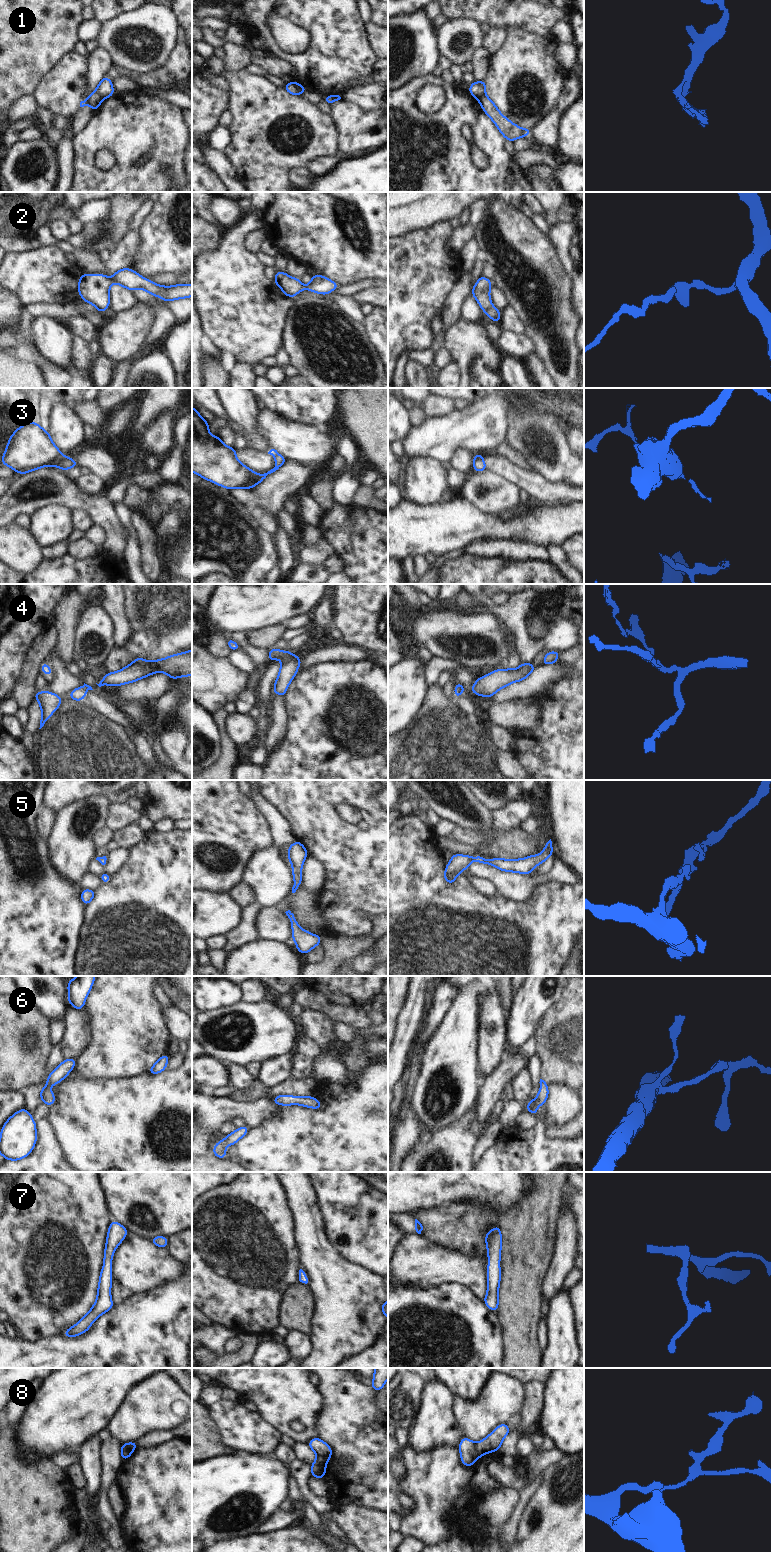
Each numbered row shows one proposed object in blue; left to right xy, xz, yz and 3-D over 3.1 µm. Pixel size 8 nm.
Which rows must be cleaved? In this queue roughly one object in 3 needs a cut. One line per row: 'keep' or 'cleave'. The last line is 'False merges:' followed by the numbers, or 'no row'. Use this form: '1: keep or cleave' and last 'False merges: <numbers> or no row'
1: cleave
2: keep
3: cleave
4: keep
5: keep
6: keep
7: keep
8: cleave
False merges: 1, 3, 8

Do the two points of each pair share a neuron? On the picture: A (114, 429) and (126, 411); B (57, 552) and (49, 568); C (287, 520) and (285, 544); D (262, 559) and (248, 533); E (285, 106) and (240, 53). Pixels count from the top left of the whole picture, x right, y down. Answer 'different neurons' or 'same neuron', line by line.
A: same neuron
B: different neurons
C: different neurons
D: same neuron
E: different neurons

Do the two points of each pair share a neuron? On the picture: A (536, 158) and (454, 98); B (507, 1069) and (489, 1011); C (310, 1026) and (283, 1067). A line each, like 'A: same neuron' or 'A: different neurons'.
A: different neurons
B: different neurons
C: different neurons

